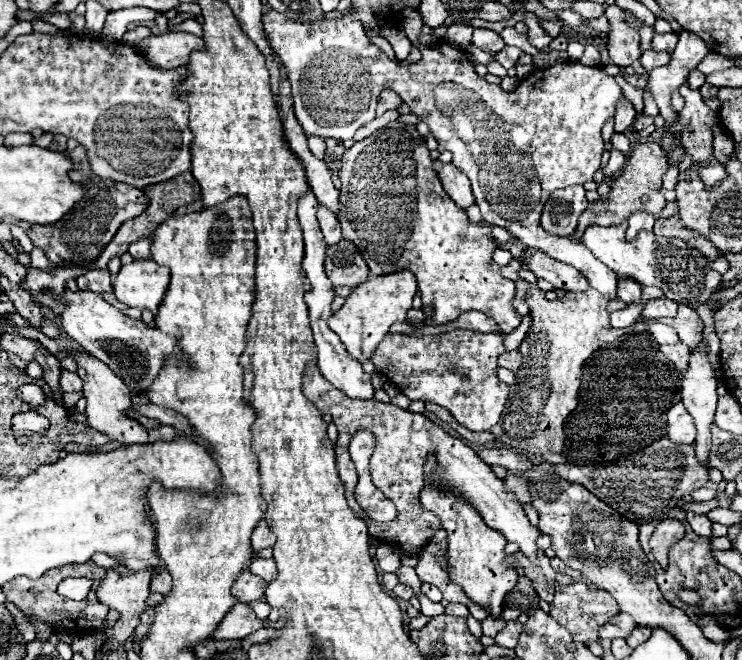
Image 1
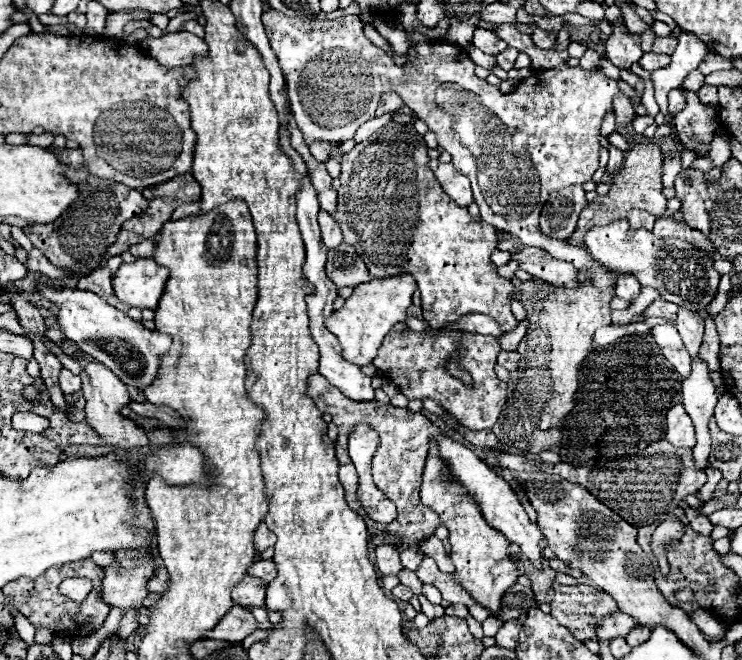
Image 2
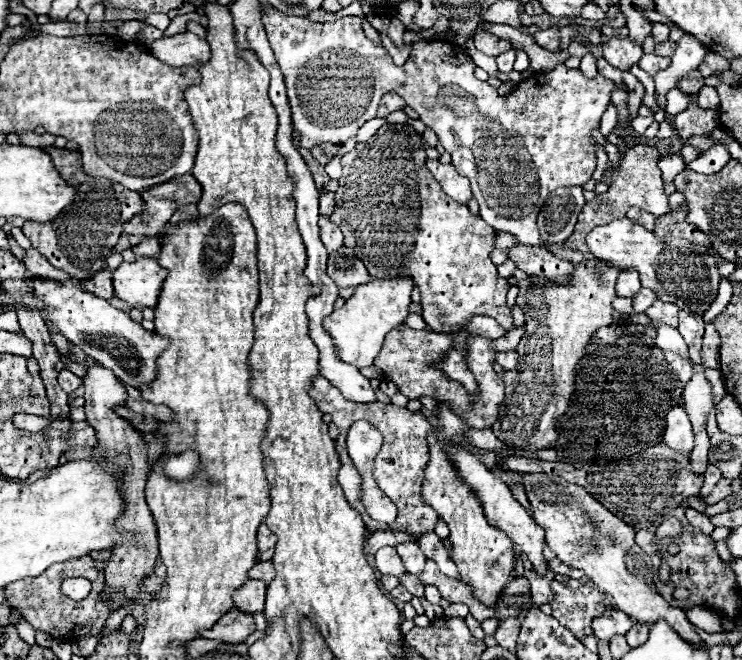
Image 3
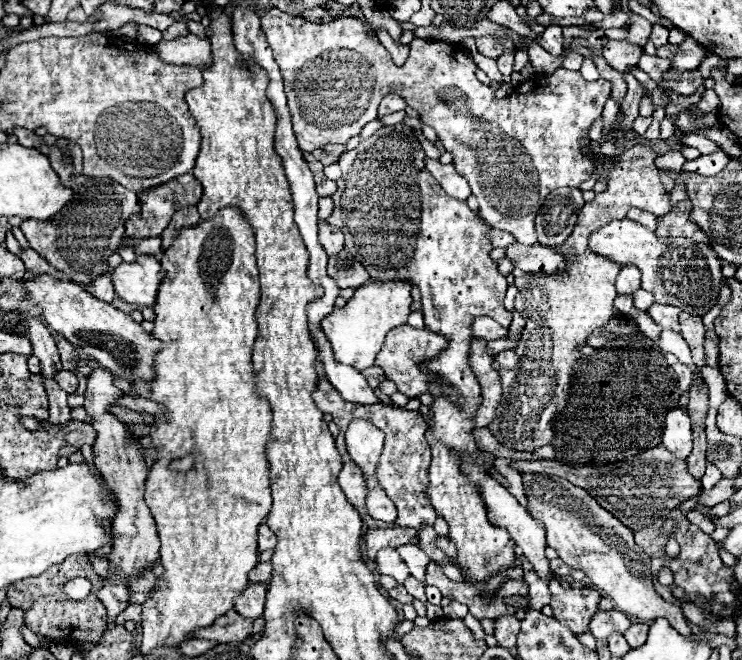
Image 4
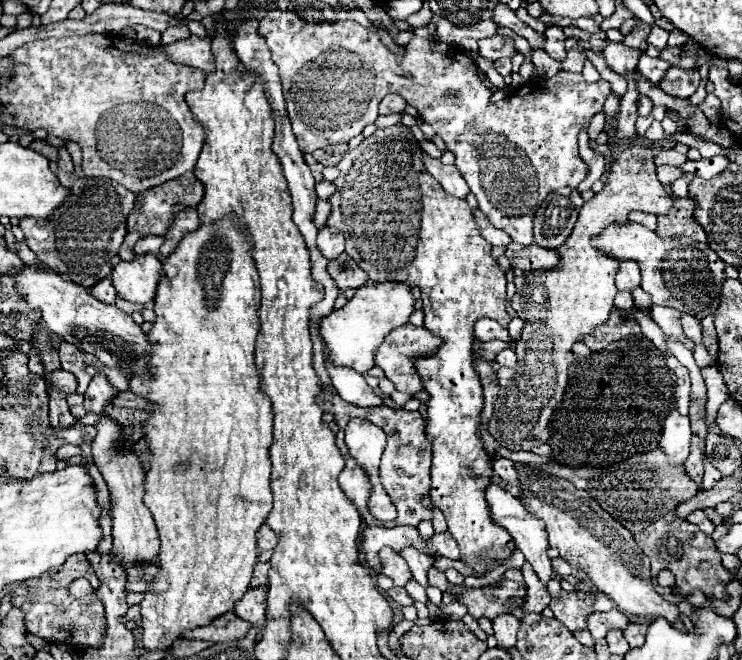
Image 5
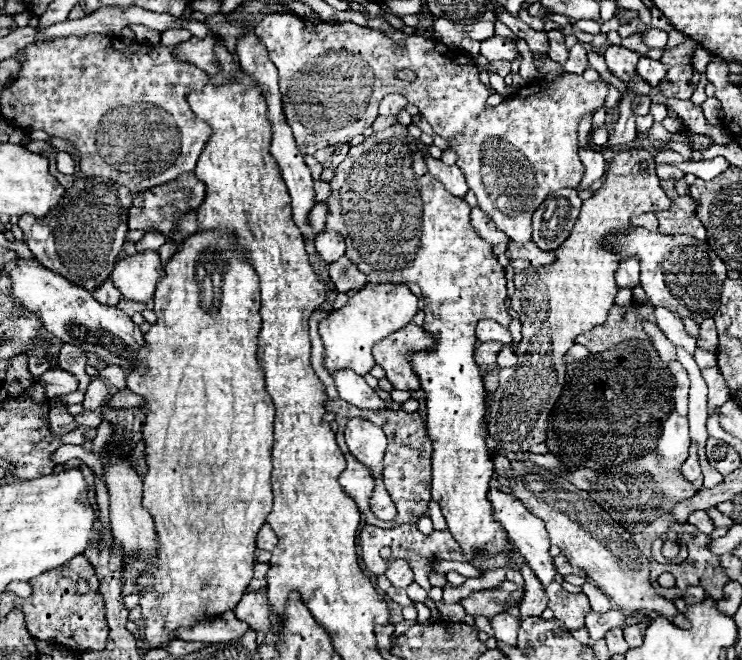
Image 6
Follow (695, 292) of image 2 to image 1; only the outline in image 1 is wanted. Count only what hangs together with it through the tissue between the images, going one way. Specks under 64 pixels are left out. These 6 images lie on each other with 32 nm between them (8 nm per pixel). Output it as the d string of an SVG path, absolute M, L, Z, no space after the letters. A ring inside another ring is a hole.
M620 222L614 226L590 226L586 228L582 242L618 276L632 276L642 286L656 286L664 292L666 300L686 304L692 310L706 304L718 290L722 274L712 270L712 264L706 262L706 258L702 258L698 250L690 250L690 246L686 246L686 242L682 240L654 236L646 230L640 230L632 242L626 242L626 228L628 222Z

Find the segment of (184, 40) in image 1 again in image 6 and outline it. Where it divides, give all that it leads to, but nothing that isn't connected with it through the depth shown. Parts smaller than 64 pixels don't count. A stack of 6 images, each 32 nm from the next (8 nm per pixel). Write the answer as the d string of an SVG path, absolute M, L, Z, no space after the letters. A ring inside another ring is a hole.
M208 34L204 40L200 38L190 38L188 42L178 44L178 58L192 62L194 66L206 70L208 74L220 74L220 66L218 66L218 58L214 54L214 46L218 44L218 36L216 34Z

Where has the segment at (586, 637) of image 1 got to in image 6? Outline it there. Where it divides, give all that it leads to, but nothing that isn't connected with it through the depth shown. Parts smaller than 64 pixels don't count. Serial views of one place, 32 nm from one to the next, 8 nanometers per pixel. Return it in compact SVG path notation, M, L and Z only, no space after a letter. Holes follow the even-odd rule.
M552 582L546 588L548 608L554 612L556 620L562 620L566 628L584 628L584 616L592 610L584 594L572 594L562 588L562 584Z

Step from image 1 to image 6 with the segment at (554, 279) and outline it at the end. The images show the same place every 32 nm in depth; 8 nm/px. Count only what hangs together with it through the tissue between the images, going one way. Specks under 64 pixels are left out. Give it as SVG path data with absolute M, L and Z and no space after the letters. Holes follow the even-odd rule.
M510 242L506 256L508 256L510 264L520 270L530 268L530 266L546 266L546 264L554 262L554 252L538 250L538 246L534 246L532 242L528 242L528 244Z

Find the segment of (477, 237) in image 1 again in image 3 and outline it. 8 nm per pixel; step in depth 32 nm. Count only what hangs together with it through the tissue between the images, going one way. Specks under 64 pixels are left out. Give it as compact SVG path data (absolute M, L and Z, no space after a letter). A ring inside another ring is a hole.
M384 124L370 140L360 142L352 152L344 154L344 156L342 156L342 176L338 178L338 184L340 184L340 186L338 186L336 194L334 194L336 208L334 208L332 216L330 216L330 220L332 220L336 226L342 228L342 232L344 232L344 244L350 246L350 248L354 250L356 258L362 258L362 262L364 262L364 266L368 268L368 272L370 272L372 278L378 278L378 280L412 278L412 280L414 280L414 284L416 284L416 286L420 288L420 292L422 292L422 316L424 316L424 322L428 324L428 328L430 328L432 332L450 334L450 336L454 338L452 350L448 350L448 352L442 356L442 362L436 362L434 368L442 370L450 380L458 382L458 384L466 390L466 394L474 396L474 394L478 392L478 384L474 382L474 374L468 370L466 360L464 360L464 358L466 358L466 338L470 336L470 332L466 330L466 326L468 326L470 318L472 318L472 316L478 316L478 314L484 314L484 316L492 316L502 328L506 328L506 330L512 328L512 312L510 312L510 308L506 306L508 280L502 278L502 276L498 274L496 264L492 264L492 260L490 260L490 252L494 250L494 228L488 226L486 222L482 222L482 218L478 218L476 214L472 214L472 212L468 210L468 206L462 206L460 202L454 202L450 196L444 194L444 190L438 186L438 182L434 180L434 176L432 176L432 174L428 172L428 168L426 168L426 152L424 152L424 146L422 146L420 136L418 136L416 130L414 130L412 126L408 126L408 124Z

